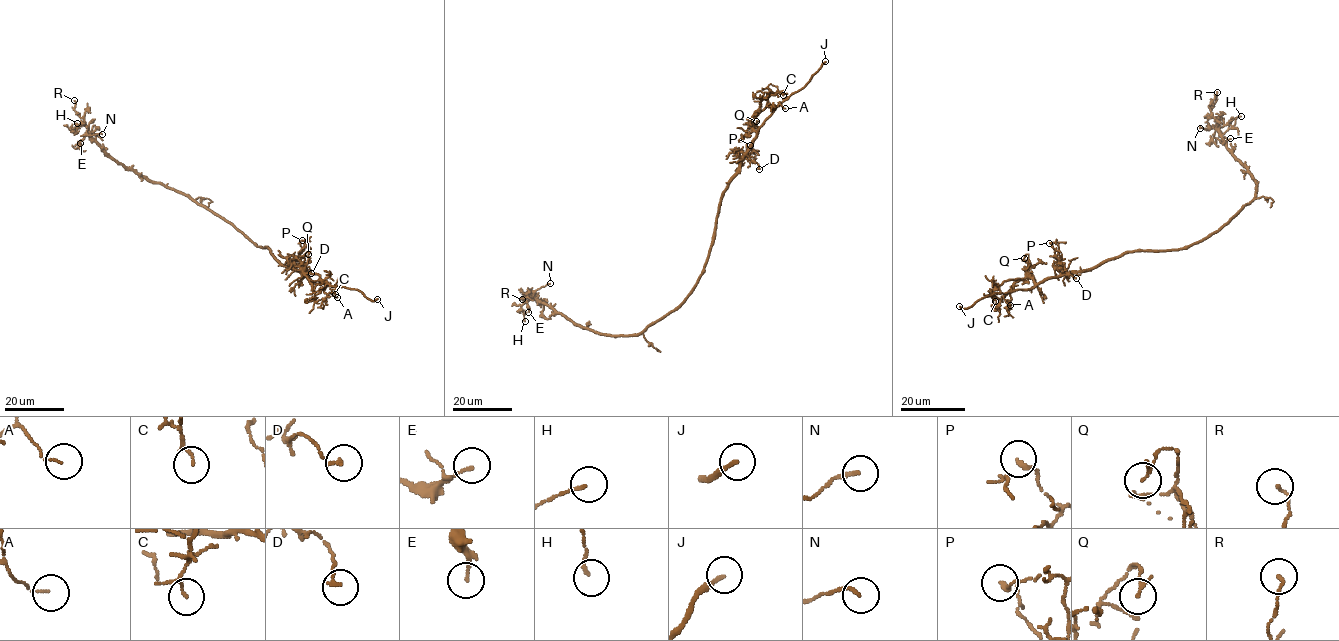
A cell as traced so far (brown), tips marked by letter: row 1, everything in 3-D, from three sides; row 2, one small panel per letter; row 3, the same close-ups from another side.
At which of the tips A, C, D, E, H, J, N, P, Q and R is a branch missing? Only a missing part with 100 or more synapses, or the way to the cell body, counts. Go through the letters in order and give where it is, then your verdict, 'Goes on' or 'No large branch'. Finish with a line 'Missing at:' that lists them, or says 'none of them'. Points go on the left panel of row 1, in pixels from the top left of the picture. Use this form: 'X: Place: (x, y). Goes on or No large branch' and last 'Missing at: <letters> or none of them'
A: Place: (337, 297). No large branch
C: Place: (335, 294). No large branch
D: Place: (311, 273). No large branch
E: Place: (80, 143). No large branch
H: Place: (77, 123). No large branch
J: Place: (377, 299). Goes on
N: Place: (102, 134). No large branch
P: Place: (302, 240). No large branch
Q: Place: (308, 254). No large branch
R: Place: (74, 100). No large branch
Missing at: J

